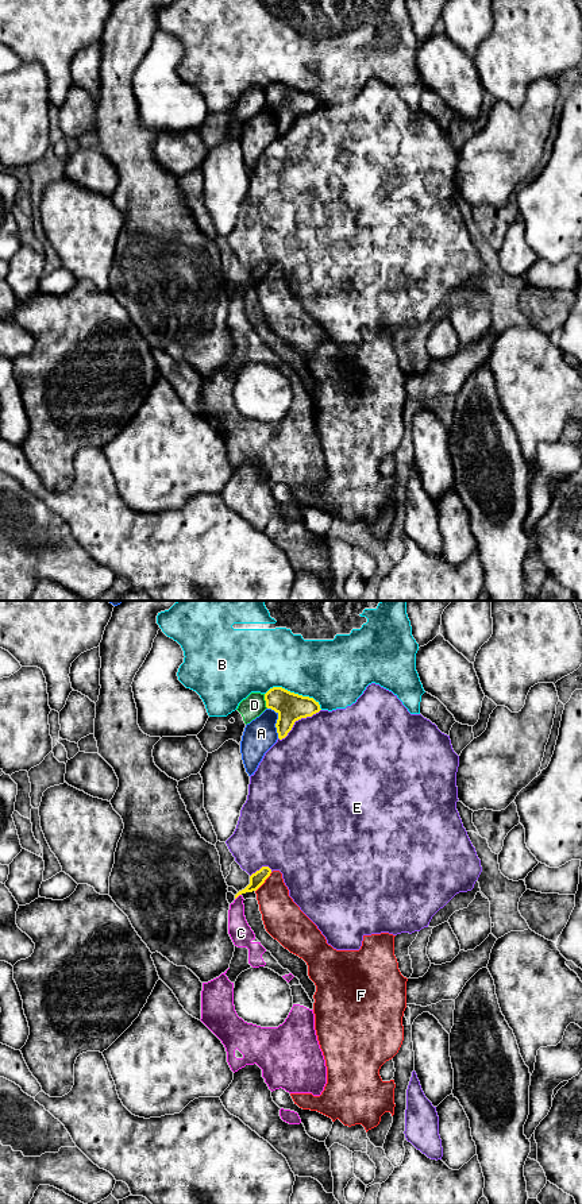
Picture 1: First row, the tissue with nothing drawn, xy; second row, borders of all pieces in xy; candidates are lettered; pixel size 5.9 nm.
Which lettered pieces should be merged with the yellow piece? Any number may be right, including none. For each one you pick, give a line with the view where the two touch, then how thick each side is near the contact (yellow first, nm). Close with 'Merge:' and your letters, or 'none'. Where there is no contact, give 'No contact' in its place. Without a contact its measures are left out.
C: Touches yellow in xy. Thickness 90 nm (yellow) against 140 nm
Merge: C

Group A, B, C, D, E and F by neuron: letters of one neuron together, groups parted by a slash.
A / B / C / D / E / F

